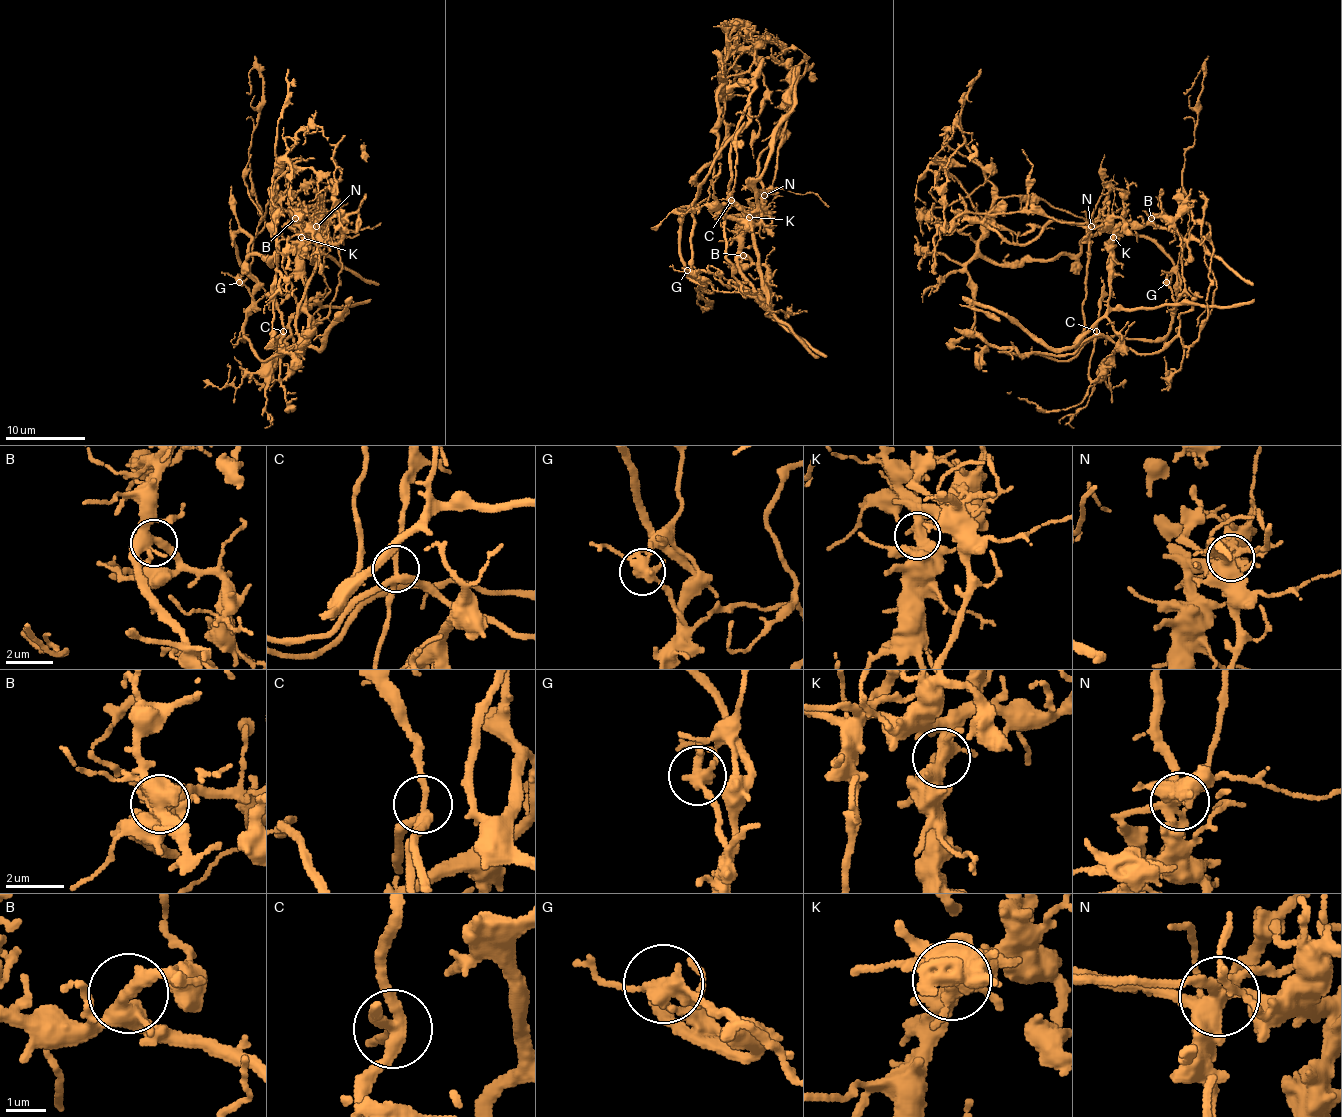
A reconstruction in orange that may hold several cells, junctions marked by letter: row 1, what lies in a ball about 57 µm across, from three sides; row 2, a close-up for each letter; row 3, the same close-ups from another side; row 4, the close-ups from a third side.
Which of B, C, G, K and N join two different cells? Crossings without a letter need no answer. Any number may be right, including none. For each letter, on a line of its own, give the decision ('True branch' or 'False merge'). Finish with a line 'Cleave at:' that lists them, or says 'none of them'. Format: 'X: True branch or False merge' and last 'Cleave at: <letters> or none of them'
B: True branch
C: True branch
G: False merge
K: False merge
N: False merge
Cleave at: G, K, N

